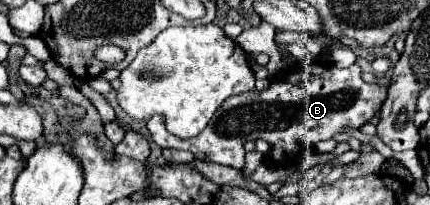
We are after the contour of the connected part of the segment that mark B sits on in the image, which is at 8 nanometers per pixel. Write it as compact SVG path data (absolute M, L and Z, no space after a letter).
M329 63L305 73L283 73L281 77L271 79L269 87L263 91L253 89L227 99L227 103L219 107L215 119L211 119L211 123L197 137L181 139L171 135L165 129L163 115L153 115L147 121L147 127L159 147L185 149L195 153L195 157L201 161L213 161L241 169L243 143L251 139L265 139L271 145L271 149L265 153L267 161L297 165L309 157L315 143L333 139L345 129L359 129L365 125L375 115L375 107L381 107L385 97L387 89L383 85L379 87L361 79L359 65L339 69Z

